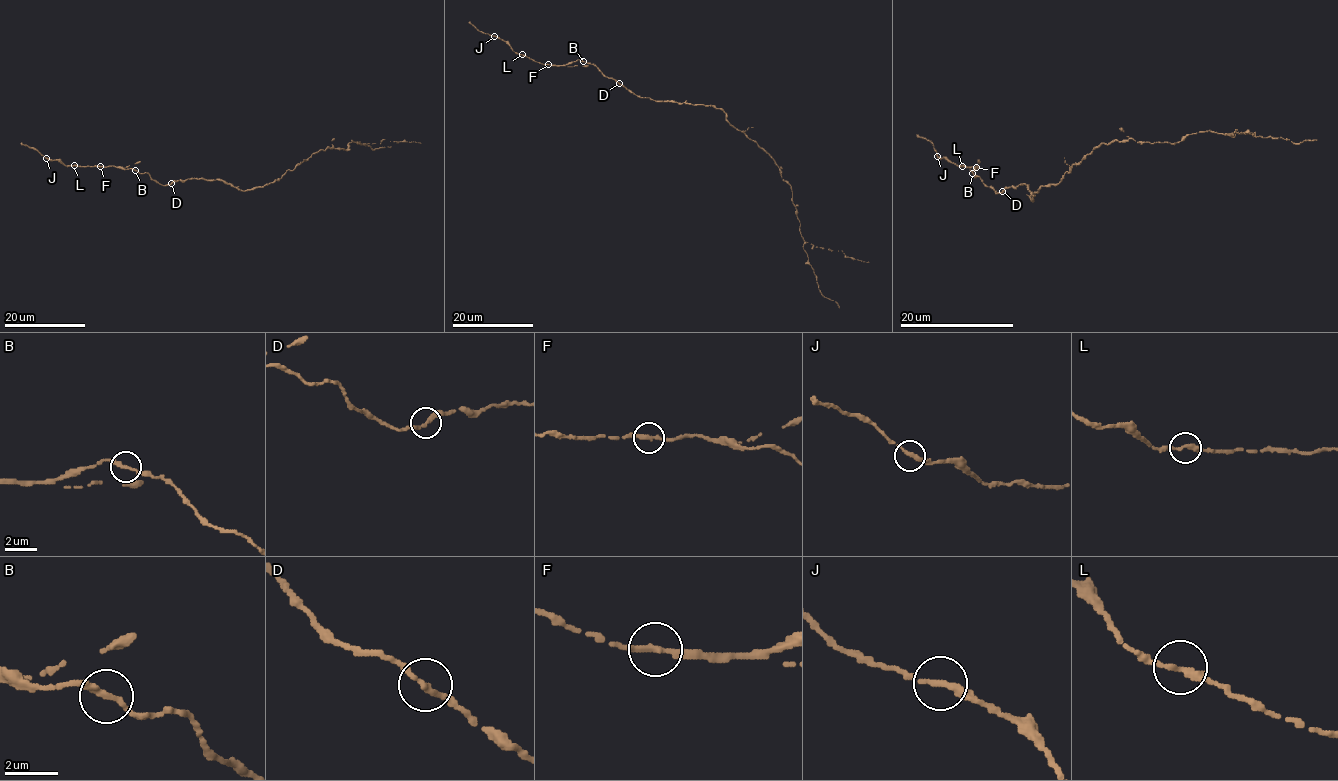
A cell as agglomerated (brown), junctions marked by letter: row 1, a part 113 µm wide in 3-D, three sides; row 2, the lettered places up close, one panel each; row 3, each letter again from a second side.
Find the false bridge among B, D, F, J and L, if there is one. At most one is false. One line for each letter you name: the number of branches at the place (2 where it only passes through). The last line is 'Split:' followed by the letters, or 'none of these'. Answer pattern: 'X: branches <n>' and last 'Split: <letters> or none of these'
Split: none of these

